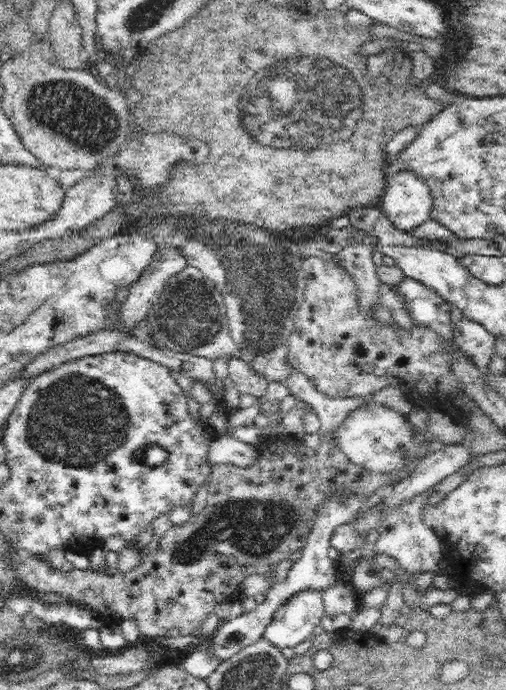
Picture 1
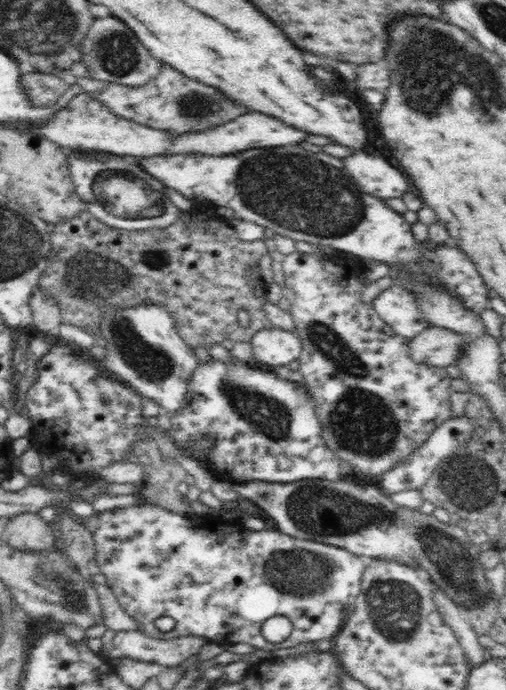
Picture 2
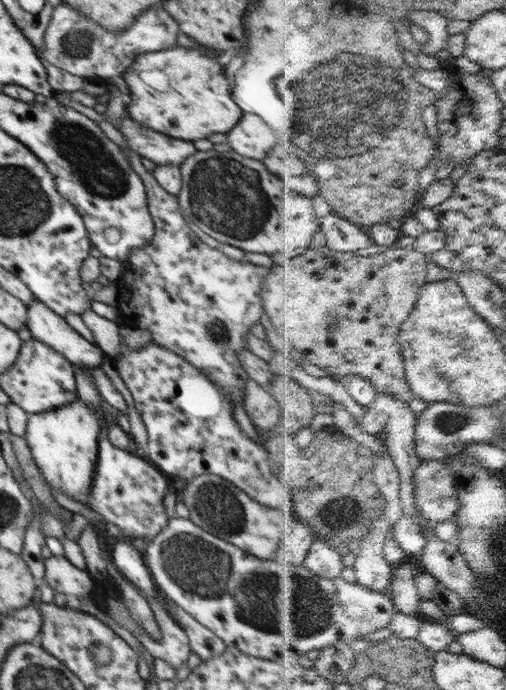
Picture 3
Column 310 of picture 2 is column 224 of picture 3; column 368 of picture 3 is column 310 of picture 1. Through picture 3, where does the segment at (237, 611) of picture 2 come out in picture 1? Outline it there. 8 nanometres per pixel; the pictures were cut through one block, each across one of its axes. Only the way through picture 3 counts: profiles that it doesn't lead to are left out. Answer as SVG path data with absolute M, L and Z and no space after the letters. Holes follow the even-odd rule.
M298 590L276 608L262 637L282 650L293 649L310 634L320 631L325 614L326 605L321 590Z

